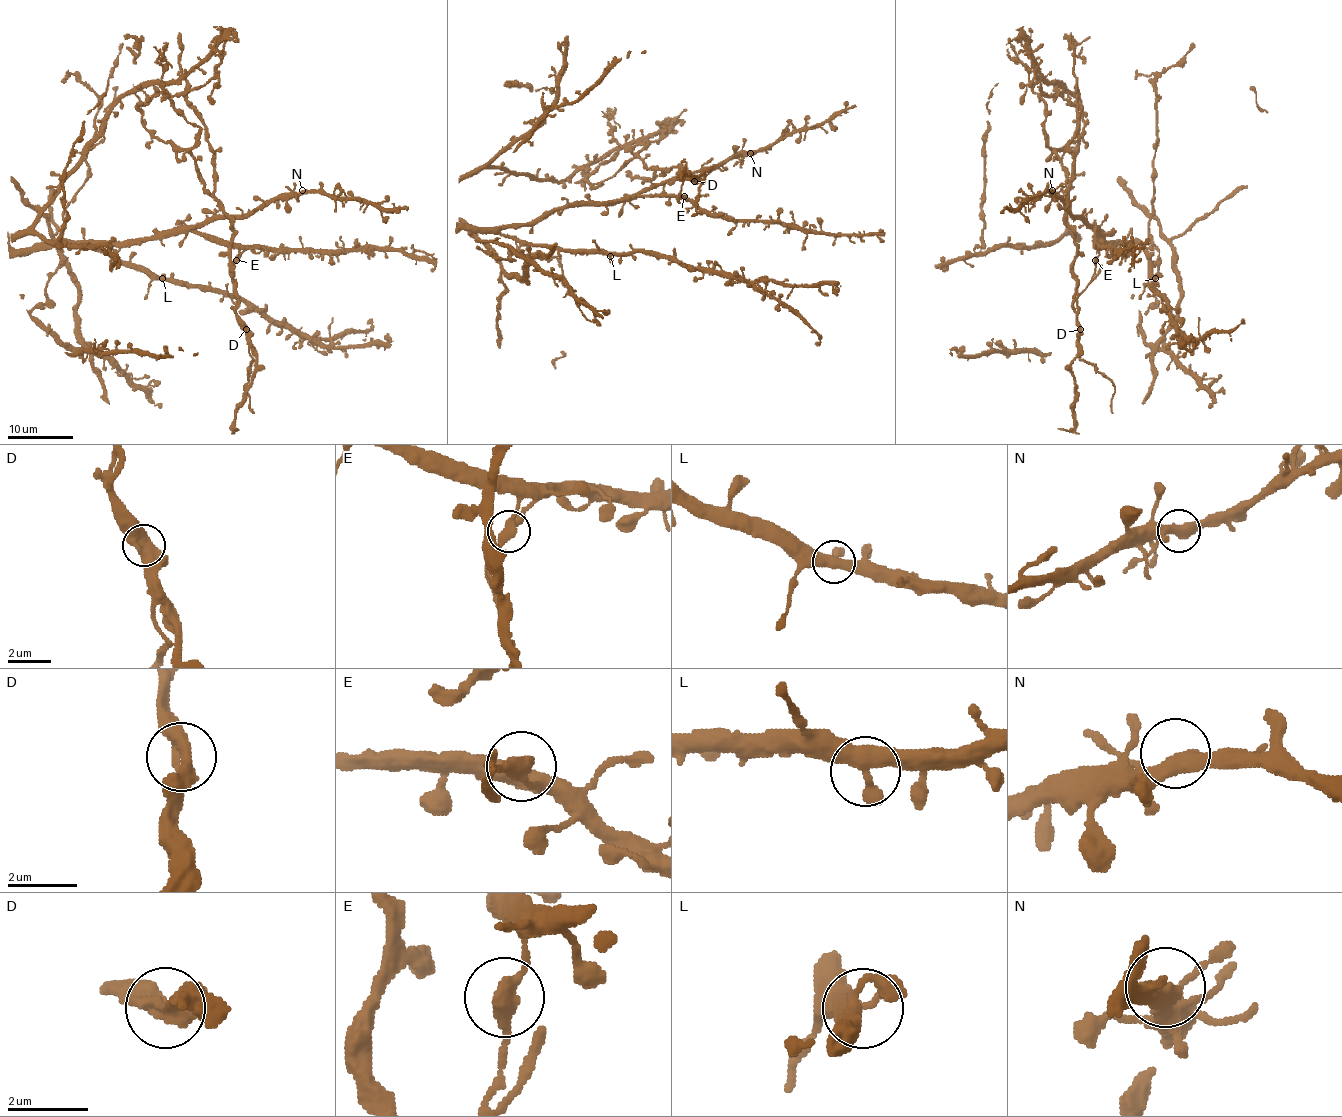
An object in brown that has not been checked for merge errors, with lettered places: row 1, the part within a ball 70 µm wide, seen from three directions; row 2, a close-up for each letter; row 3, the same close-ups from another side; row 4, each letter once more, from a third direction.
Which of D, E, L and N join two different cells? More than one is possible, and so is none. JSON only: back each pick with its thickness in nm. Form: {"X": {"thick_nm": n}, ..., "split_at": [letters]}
{"D": {"thick_nm": 500}, "E": {"thick_nm": 380}, "split_at": ["D", "E"]}

